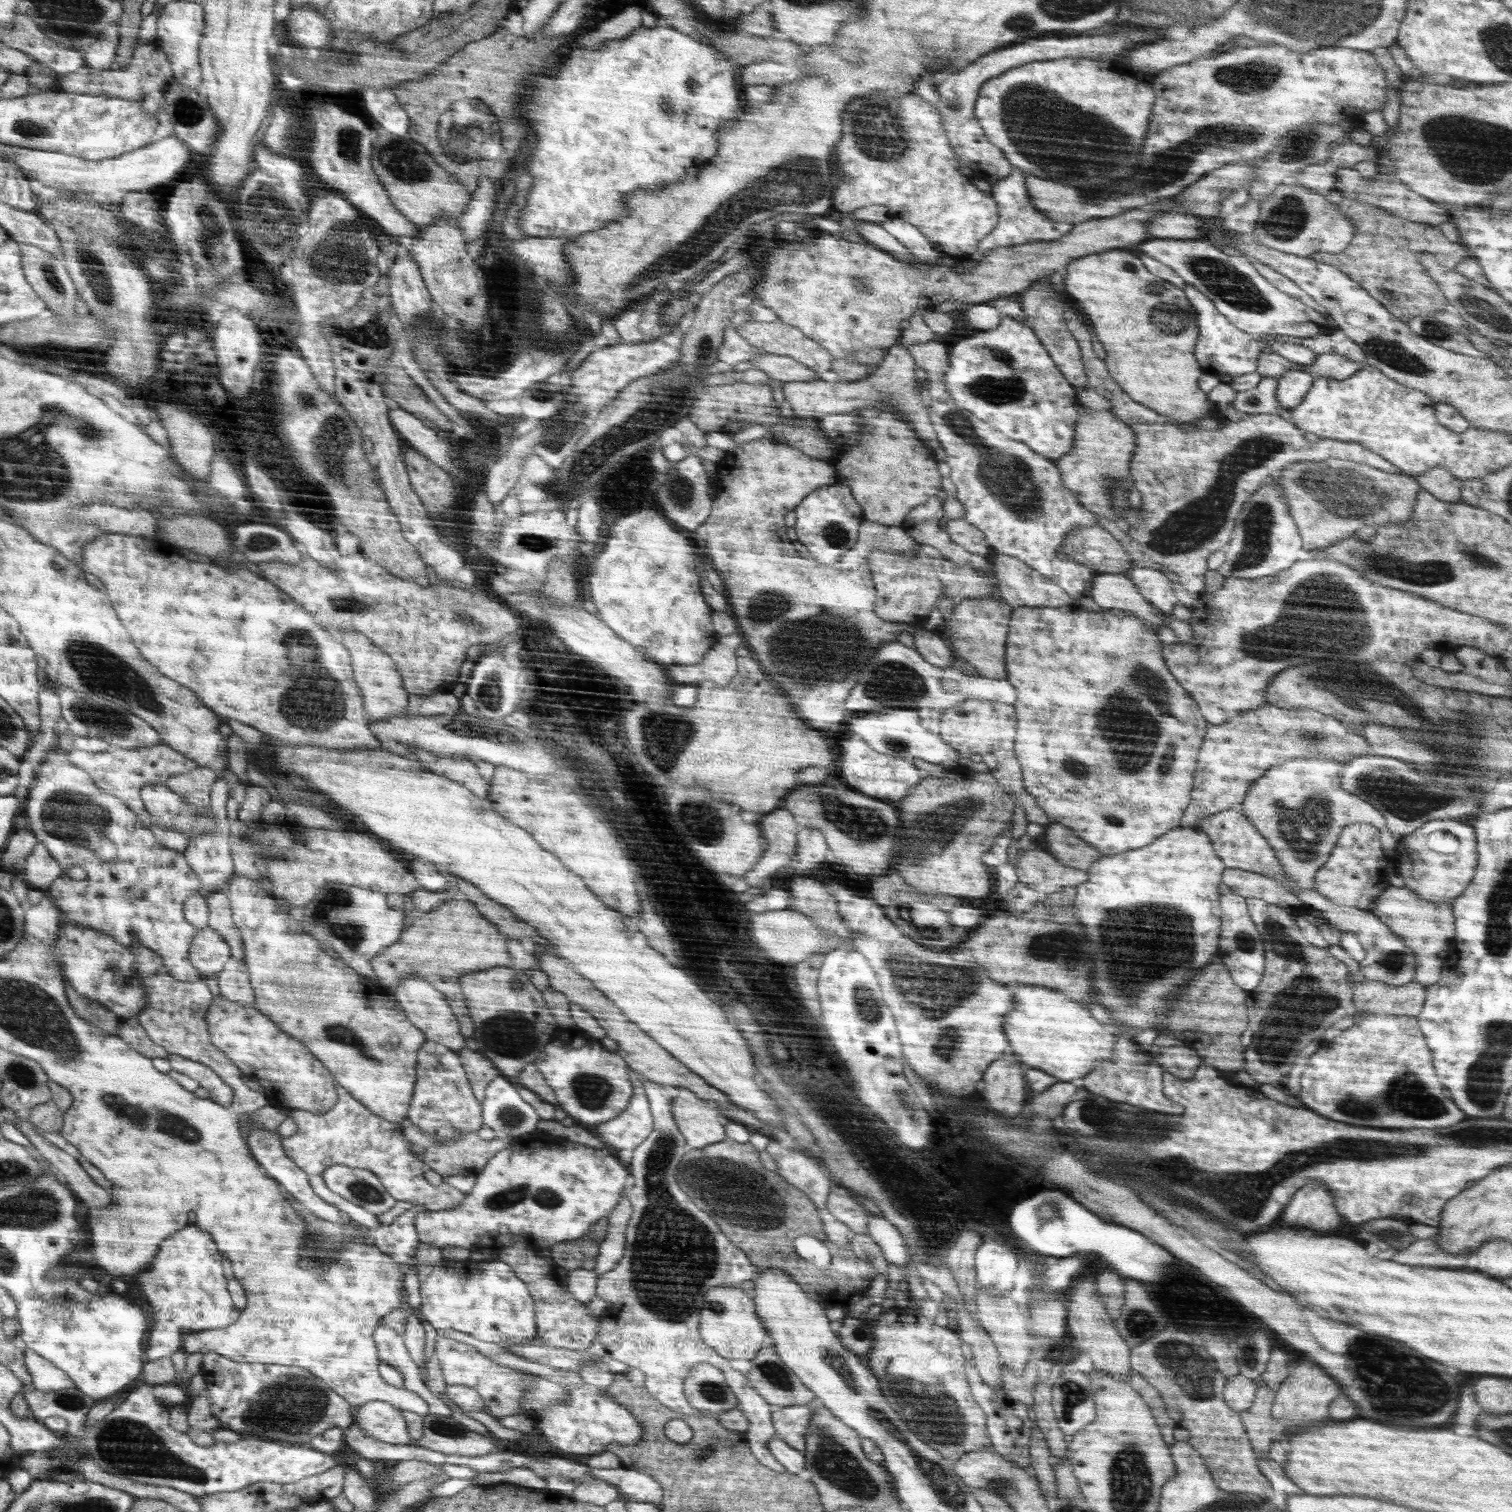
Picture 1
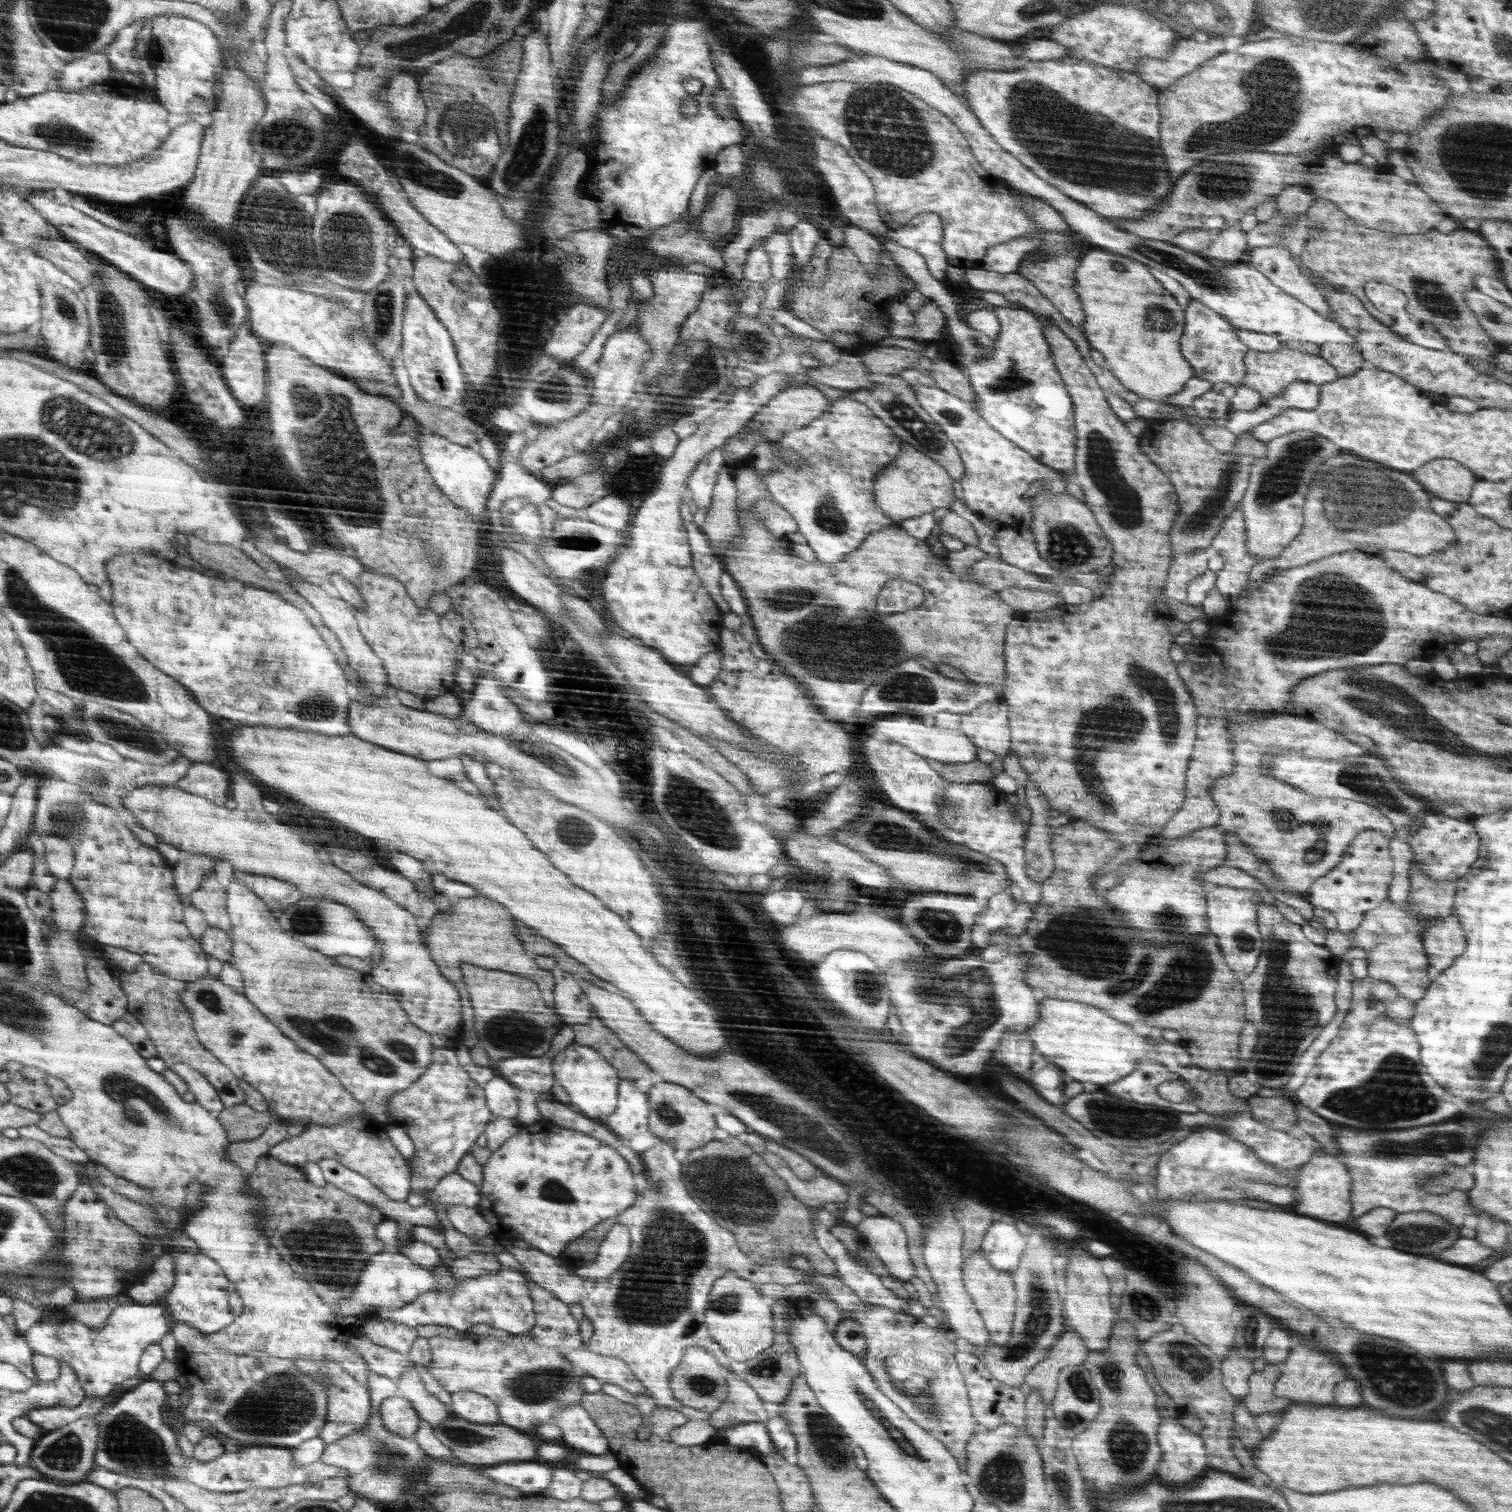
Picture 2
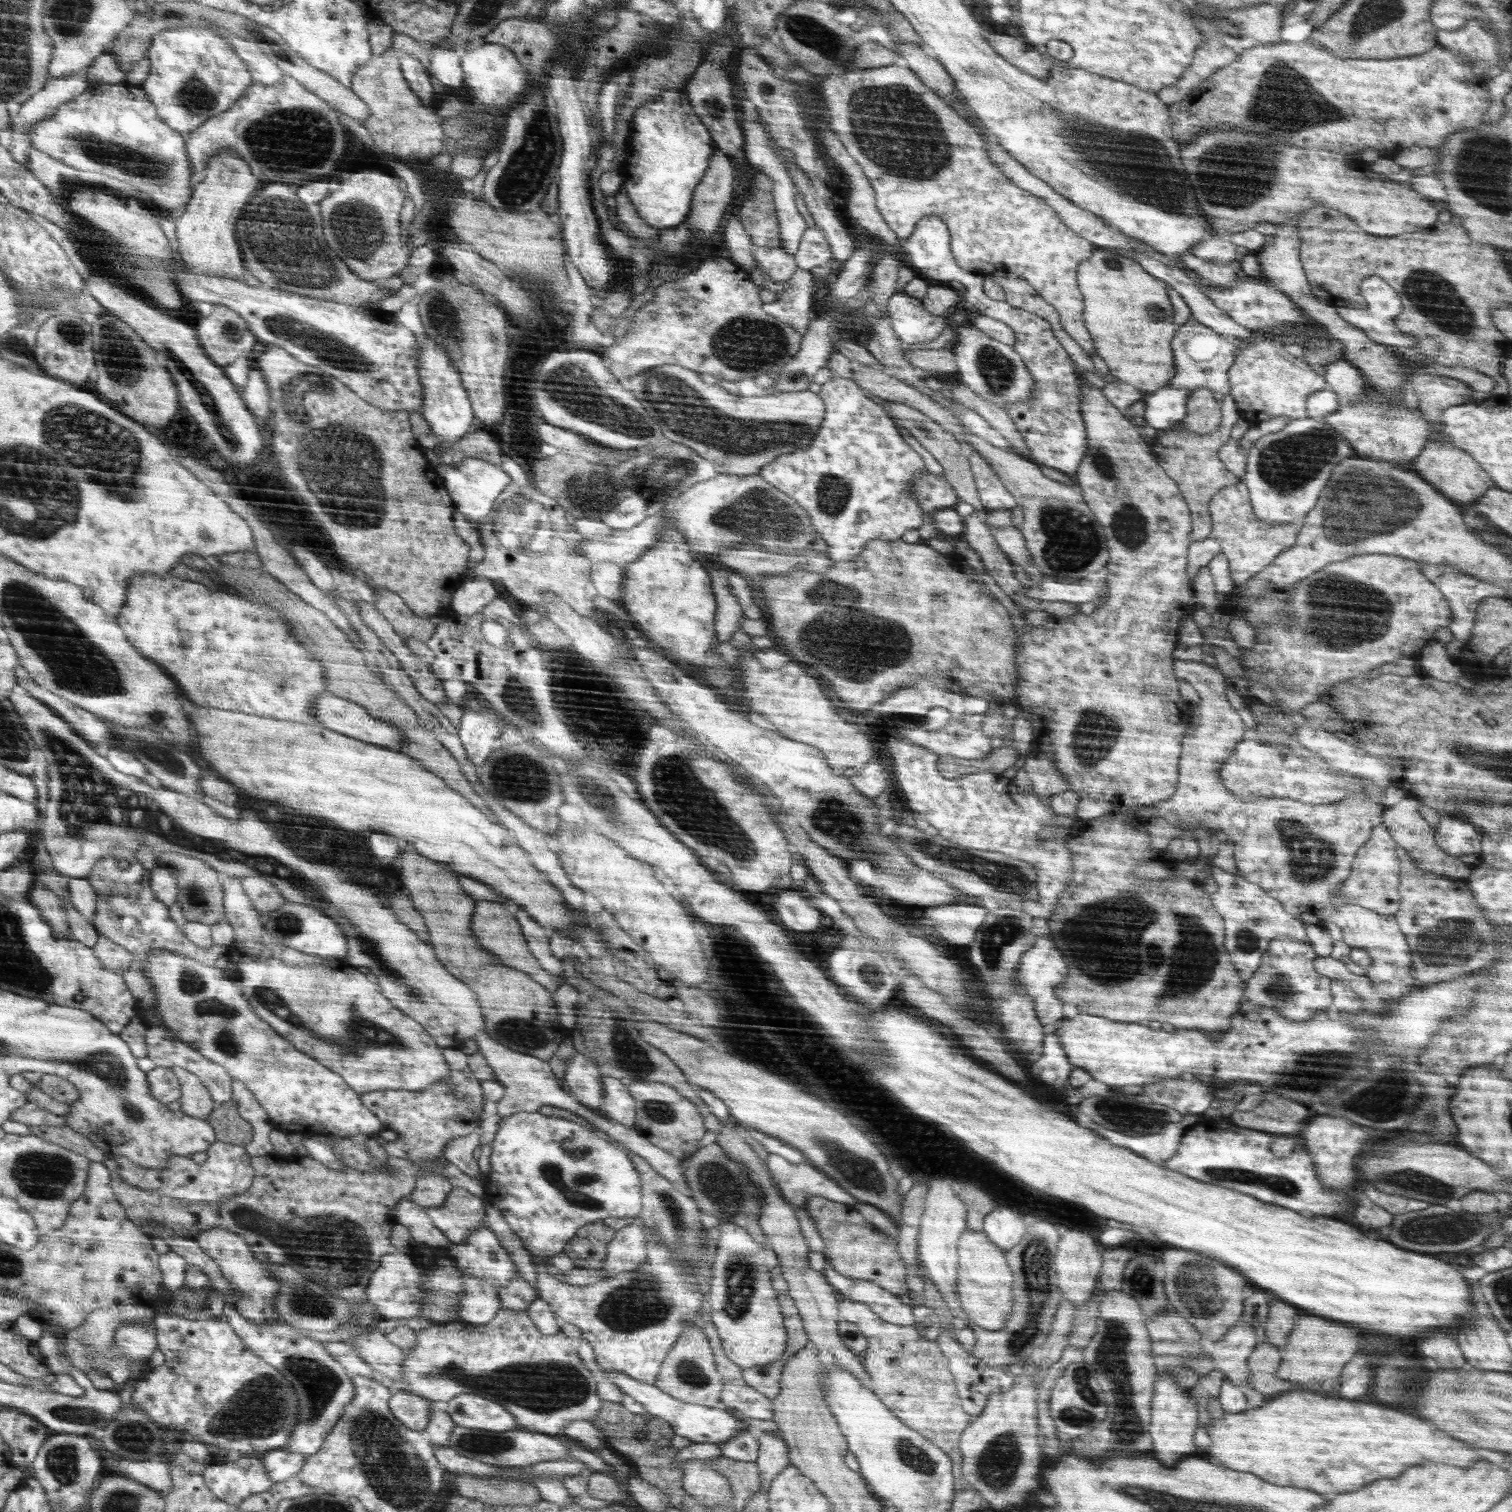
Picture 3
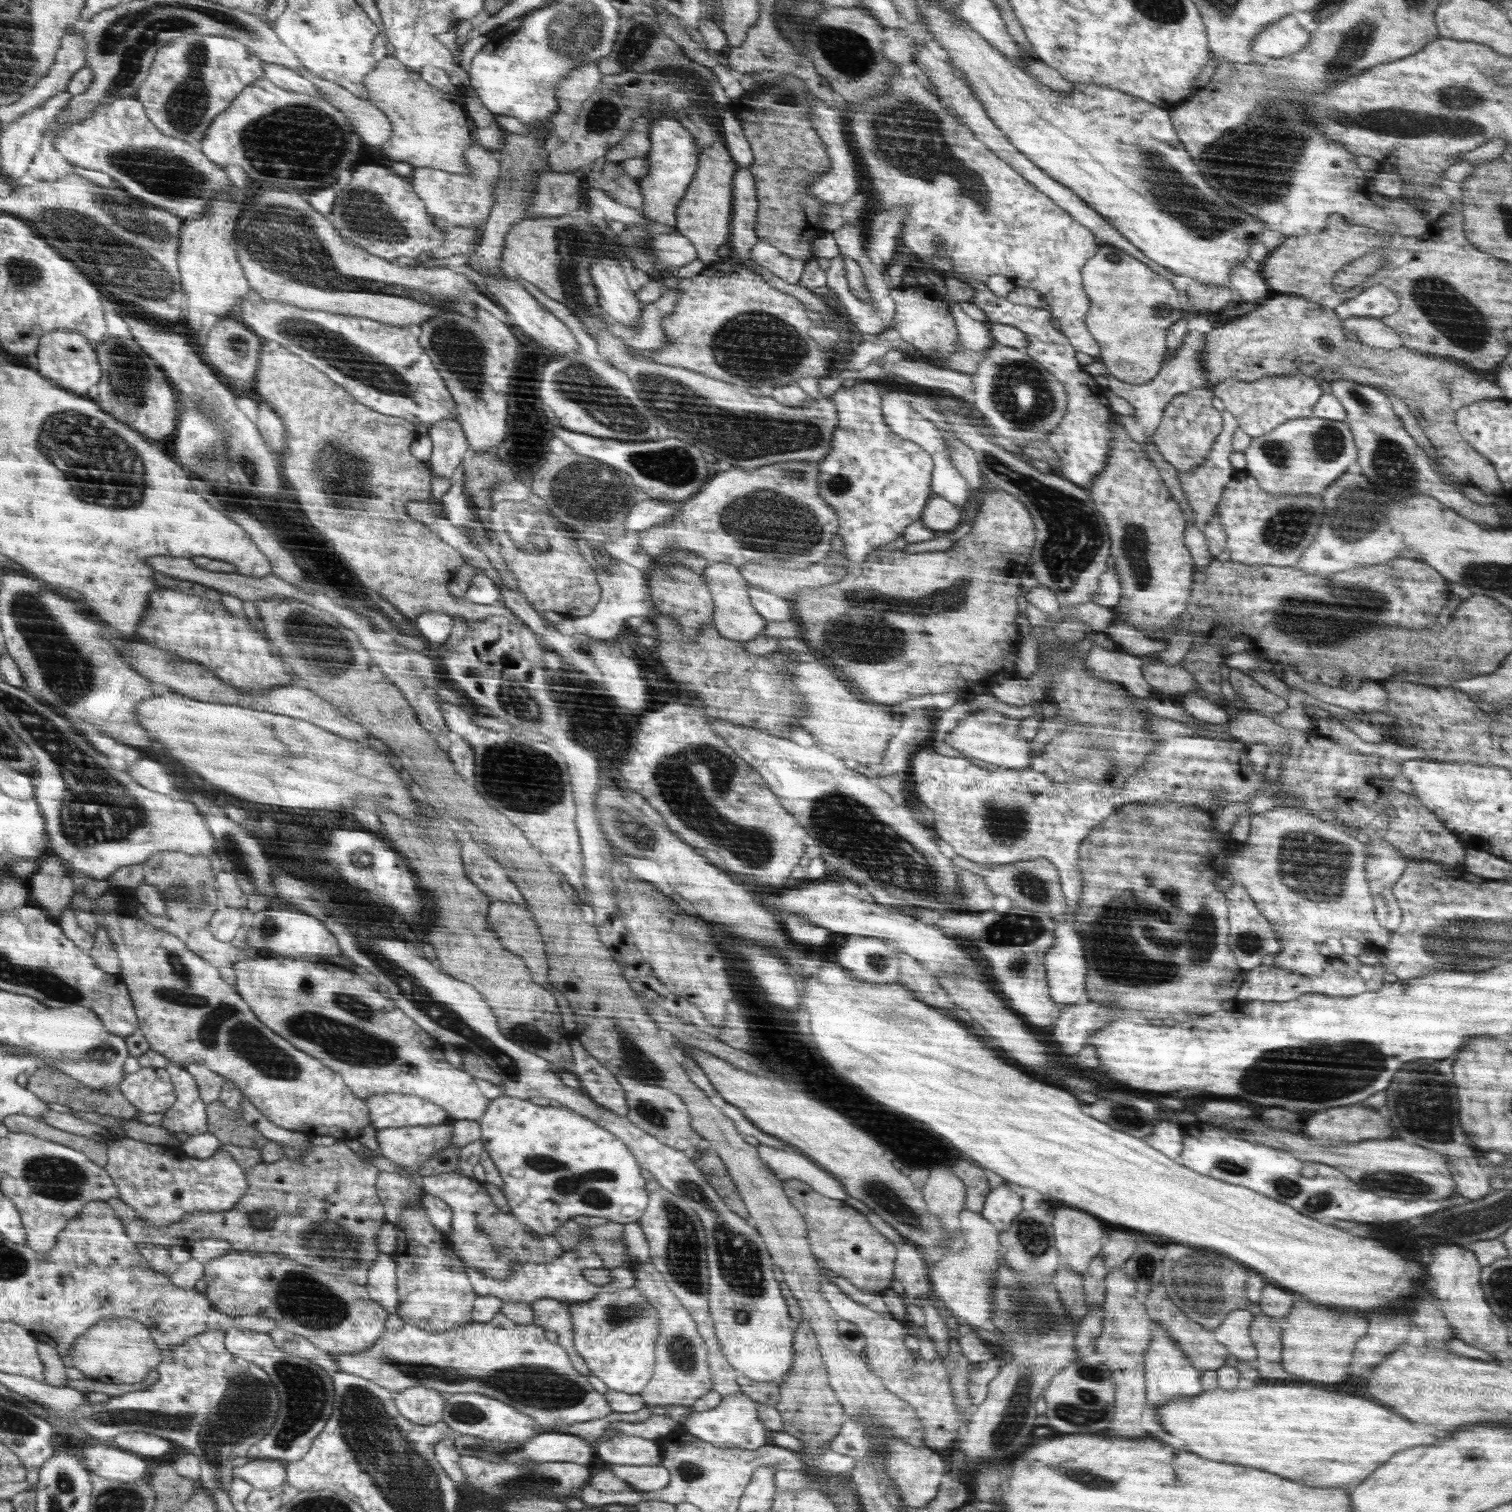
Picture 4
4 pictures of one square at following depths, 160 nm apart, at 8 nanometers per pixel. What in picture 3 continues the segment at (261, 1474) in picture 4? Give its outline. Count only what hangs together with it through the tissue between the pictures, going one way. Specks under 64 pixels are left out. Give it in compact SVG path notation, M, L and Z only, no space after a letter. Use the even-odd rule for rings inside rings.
M285 1449L268 1451L264 1455L266 1473L274 1483L282 1483L302 1470L308 1456Z

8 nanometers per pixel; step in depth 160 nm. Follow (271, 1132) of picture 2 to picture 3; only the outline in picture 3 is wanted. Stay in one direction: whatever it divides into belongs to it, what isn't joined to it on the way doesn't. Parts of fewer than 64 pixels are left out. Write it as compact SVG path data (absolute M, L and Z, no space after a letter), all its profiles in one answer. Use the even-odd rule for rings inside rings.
M215 1142L210 1147L208 1155L209 1158L203 1164L195 1162L192 1157L174 1155L171 1156L165 1169L146 1168L126 1155L116 1159L119 1162L119 1173L126 1182L180 1200L222 1203L224 1200L234 1198L235 1194L249 1190L256 1173L252 1167L252 1158L246 1152L245 1146Z

